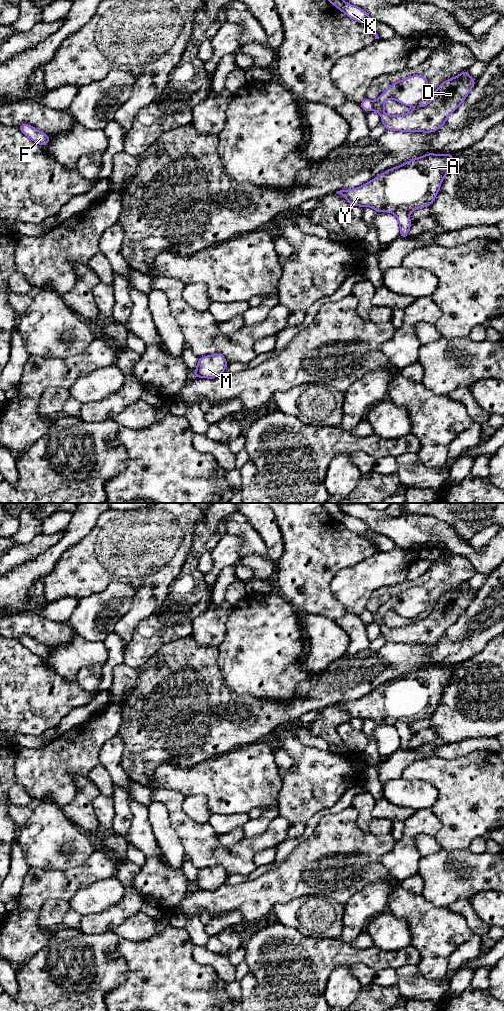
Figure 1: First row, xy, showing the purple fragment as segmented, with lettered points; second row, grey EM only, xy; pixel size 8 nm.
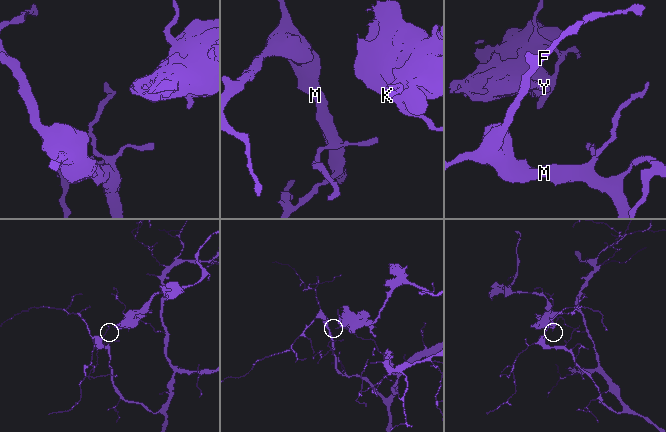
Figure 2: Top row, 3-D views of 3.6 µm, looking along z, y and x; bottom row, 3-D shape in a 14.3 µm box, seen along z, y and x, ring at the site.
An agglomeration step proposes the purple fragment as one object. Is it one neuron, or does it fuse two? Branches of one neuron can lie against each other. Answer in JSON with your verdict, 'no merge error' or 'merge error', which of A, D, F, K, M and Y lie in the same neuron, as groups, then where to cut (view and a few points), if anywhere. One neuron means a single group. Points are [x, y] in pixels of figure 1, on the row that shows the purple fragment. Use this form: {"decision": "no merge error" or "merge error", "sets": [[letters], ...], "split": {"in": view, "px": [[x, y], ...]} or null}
{"decision": "merge error", "sets": [["A", "D", "Y"], ["F", "K", "M"]], "split": {"in": "xy", "px": [[393, 212], [405, 210], [408, 213]]}}

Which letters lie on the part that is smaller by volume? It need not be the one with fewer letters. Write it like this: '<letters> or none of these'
A, D, Y

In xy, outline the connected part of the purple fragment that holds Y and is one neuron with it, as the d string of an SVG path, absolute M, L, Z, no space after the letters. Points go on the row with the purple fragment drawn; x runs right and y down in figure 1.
M429 152L400 166L386 170L363 186L340 190L336 193L346 198L351 206L372 207L376 213L394 213L396 210L410 213L416 208L425 208L434 202L454 157L455 154Z

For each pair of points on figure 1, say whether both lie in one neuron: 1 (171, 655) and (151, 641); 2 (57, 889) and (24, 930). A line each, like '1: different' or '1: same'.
1: different
2: same

